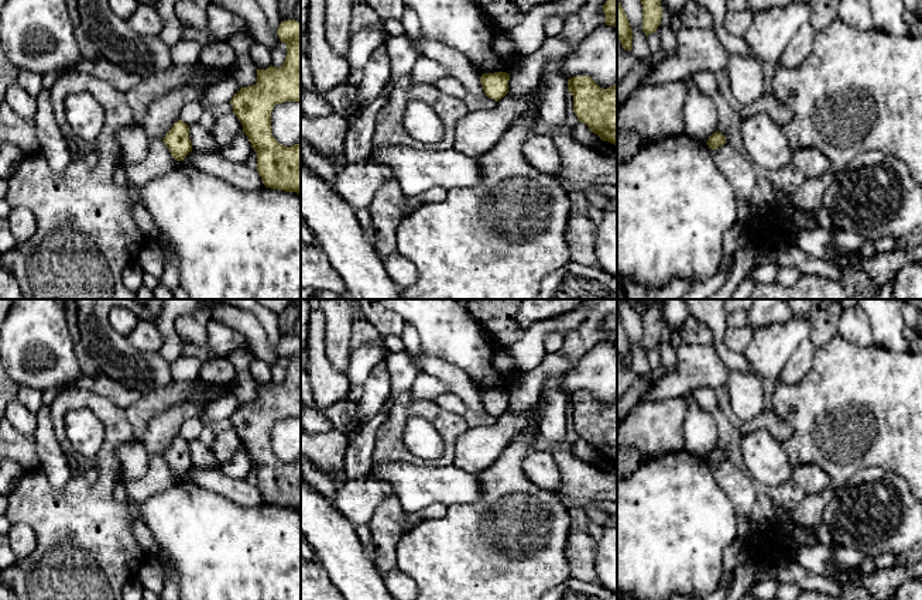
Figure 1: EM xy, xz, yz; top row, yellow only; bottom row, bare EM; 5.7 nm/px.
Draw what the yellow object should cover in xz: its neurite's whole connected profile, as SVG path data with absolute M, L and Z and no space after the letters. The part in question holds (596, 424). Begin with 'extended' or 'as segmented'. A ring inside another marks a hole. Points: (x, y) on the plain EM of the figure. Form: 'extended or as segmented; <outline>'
as segmented; M590 392L568 397L573 428L603 457L617 462L617 398L603 405Z

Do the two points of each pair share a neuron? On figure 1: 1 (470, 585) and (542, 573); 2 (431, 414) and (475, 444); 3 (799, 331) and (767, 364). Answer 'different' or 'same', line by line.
1: same
2: different
3: same

